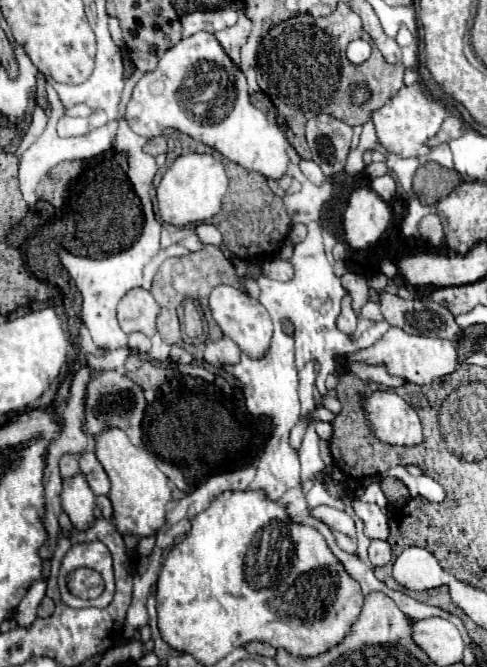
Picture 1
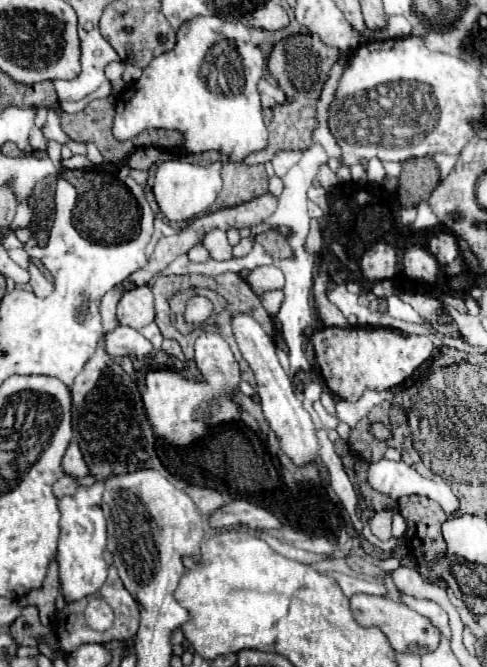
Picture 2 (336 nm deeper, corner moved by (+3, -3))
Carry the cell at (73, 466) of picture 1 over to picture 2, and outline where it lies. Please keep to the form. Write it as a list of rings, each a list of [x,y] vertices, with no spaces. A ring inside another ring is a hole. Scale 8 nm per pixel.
[[[61,476],[55,484],[53,484],[53,492],[57,498],[63,498],[63,496],[71,496],[73,492],[77,490],[77,480],[73,480],[71,476]]]

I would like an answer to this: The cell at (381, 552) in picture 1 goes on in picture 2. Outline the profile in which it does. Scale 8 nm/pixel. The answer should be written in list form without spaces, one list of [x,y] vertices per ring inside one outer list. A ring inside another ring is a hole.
[[[383,510],[377,512],[371,520],[369,520],[369,528],[371,532],[379,538],[379,540],[389,540],[391,538],[391,518],[393,518],[395,510]]]

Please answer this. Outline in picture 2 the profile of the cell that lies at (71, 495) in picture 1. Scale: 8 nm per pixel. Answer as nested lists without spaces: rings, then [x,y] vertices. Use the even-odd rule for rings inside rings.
[[[97,482],[91,488],[81,486],[75,496],[65,496],[59,500],[61,534],[59,534],[57,562],[59,562],[59,578],[61,578],[63,596],[67,600],[81,600],[85,596],[91,596],[107,580],[107,564],[103,558],[105,540],[107,540],[107,524],[99,506],[101,494],[103,494],[103,482]]]

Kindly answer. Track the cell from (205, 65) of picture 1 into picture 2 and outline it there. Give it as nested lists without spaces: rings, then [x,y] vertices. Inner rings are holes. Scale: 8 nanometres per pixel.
[[[197,16],[187,20],[177,30],[177,44],[173,50],[157,56],[143,76],[129,84],[117,96],[117,114],[113,122],[113,136],[117,140],[131,140],[143,130],[167,128],[183,134],[183,150],[199,154],[217,150],[233,162],[243,162],[249,154],[261,152],[267,146],[267,128],[263,124],[257,82],[265,72],[265,58],[257,46],[251,44],[249,28],[239,22],[229,22],[217,16]]]

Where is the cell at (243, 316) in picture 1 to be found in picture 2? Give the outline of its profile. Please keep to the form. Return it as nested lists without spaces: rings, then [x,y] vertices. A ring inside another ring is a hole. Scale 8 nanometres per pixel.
[[[233,314],[231,316],[231,328],[233,328],[237,346],[239,346],[241,354],[243,354],[243,358],[245,358],[245,362],[253,370],[253,376],[255,376],[255,382],[257,382],[257,394],[259,394],[261,406],[263,406],[263,414],[265,414],[271,430],[277,434],[283,452],[297,466],[315,462],[317,454],[319,454],[315,426],[311,422],[309,412],[297,400],[293,384],[291,384],[289,376],[285,374],[285,370],[281,368],[281,364],[277,360],[275,340],[271,336],[267,336],[263,326],[257,320],[253,320],[253,316],[249,316],[249,314]]]

